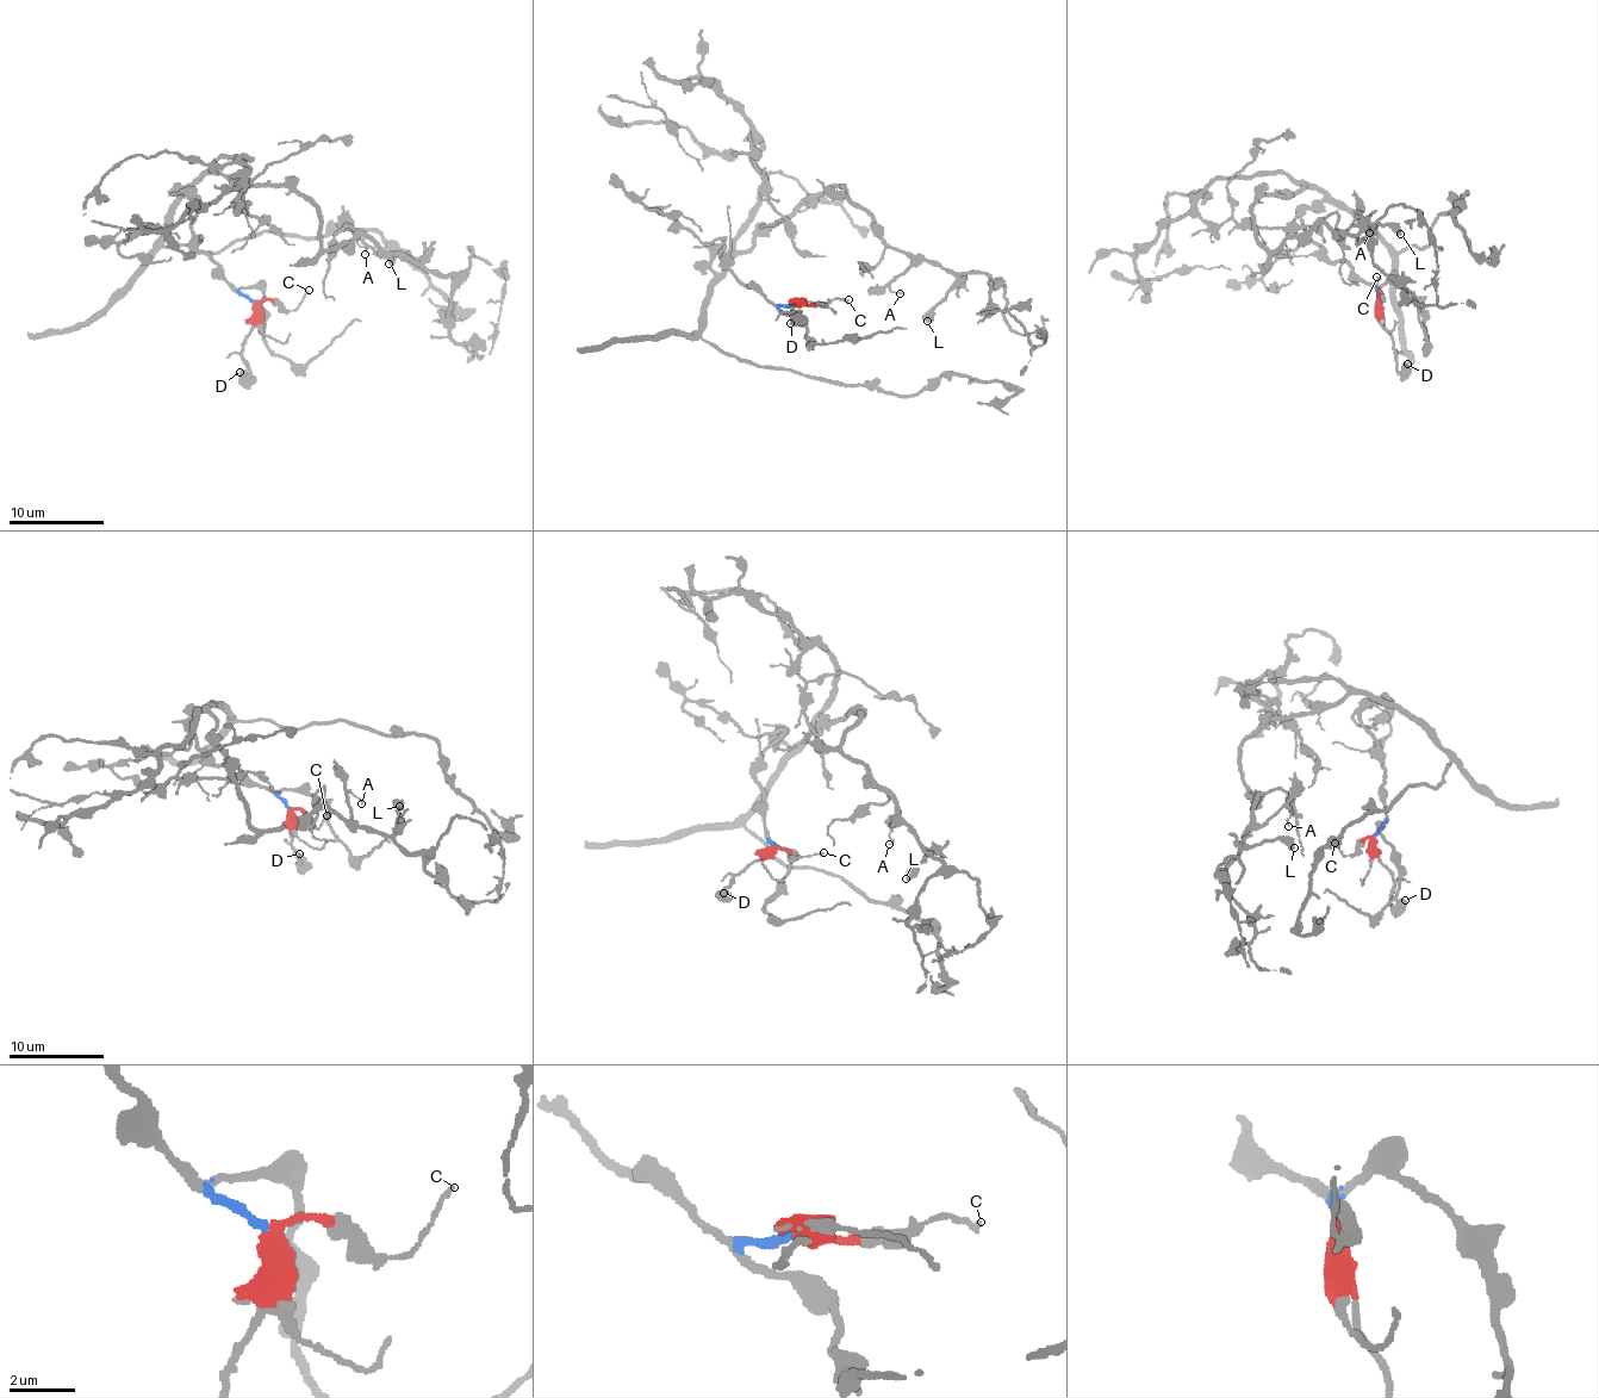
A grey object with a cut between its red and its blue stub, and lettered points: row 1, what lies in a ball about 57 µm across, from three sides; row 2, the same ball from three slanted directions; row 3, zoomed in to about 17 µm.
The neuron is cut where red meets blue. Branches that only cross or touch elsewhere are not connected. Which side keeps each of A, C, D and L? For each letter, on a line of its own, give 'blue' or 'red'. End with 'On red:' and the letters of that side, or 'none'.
A: blue
C: red
D: red
L: blue
On red: C, D

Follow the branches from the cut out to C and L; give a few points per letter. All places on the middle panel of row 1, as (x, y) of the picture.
C: (795, 303), (848, 299)
L: (795, 303), (739, 279), (722, 246), (711, 267), (842, 184), (891, 246), (957, 279), (926, 322)

